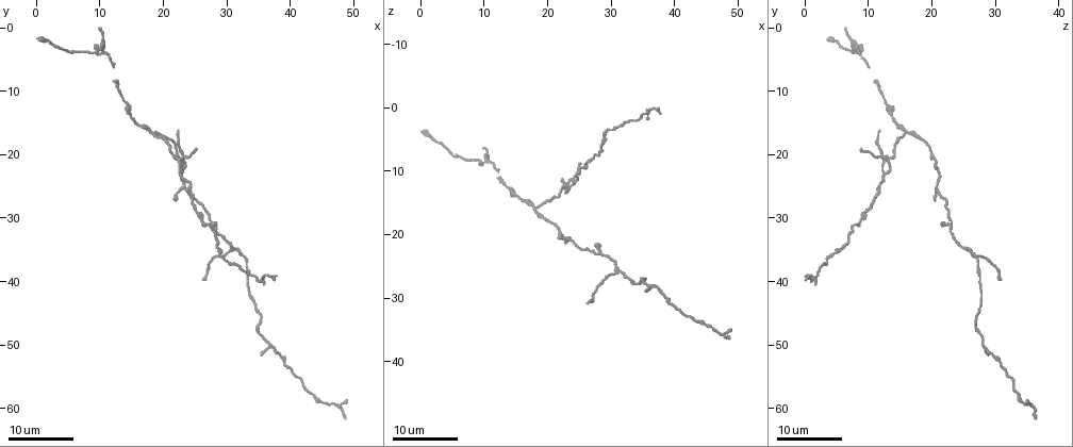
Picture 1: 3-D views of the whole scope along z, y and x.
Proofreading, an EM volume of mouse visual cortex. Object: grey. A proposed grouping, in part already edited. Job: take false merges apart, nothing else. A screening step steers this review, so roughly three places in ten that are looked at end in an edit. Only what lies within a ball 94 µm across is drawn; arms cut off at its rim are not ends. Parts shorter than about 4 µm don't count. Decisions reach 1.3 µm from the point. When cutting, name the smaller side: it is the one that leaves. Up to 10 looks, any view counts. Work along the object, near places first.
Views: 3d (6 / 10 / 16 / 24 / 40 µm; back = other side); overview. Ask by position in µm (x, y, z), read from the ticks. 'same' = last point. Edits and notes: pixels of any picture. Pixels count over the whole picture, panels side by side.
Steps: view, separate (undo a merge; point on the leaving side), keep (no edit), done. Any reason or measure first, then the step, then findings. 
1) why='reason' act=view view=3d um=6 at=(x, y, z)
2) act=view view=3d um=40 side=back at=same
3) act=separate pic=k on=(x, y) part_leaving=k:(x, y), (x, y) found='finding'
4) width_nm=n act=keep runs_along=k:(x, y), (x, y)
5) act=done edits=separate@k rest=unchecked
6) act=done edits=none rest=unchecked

why='two arms in line, one across' act=view view=3d um=16 at=(22.0, 20.0, 20.0)

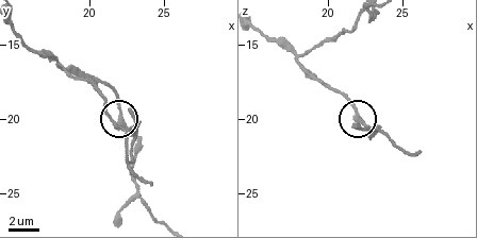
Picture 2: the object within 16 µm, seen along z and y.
act=view view=3d um=6 at=(22.2, 19.8, 19.8)

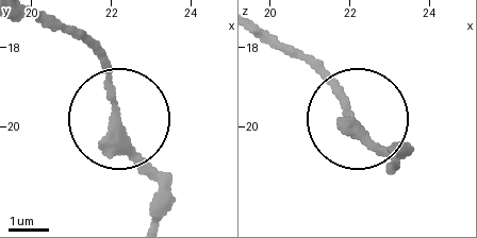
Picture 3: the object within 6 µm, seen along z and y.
arms=3 act=keep found='one neuron here'

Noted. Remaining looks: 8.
why='two arms in line, one across' act=view view=3d um=24 at=(17.5, 16.5, 15.5)

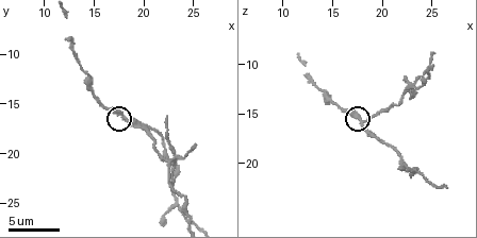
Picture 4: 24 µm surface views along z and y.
act=view view=3d um=10 at=(17.8, 16.2, 15.8)

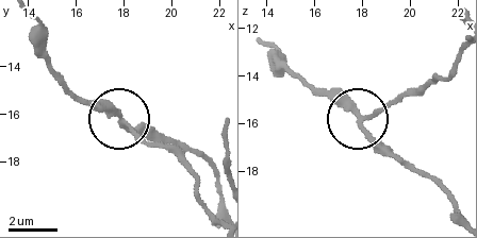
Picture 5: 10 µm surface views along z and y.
act=separate pic=5 on=(148, 146) part_leaving=5:(130, 125), (188, 171), (197, 196), (219, 220) found='two neurons meet here'

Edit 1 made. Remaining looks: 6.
act=view view=overview

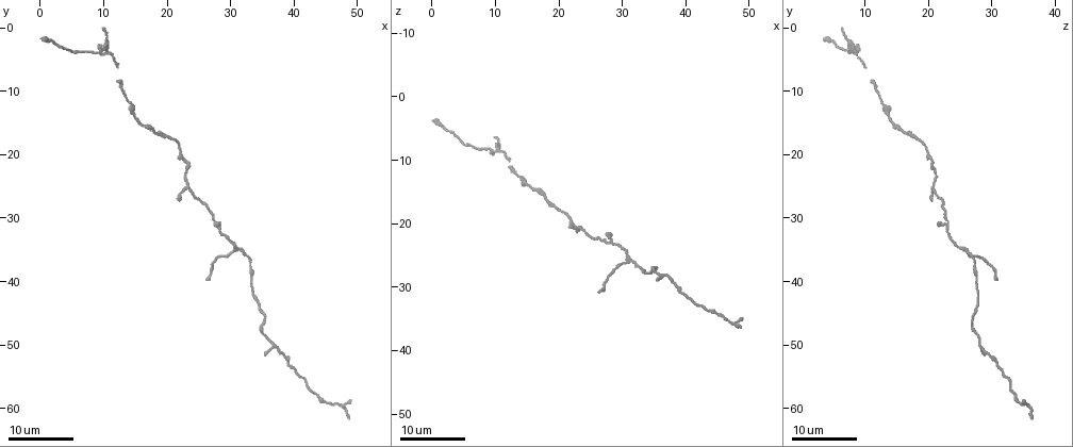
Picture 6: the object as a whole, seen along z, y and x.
act=view view=3d um=24 at=(10.5, 4.0, 8.0)

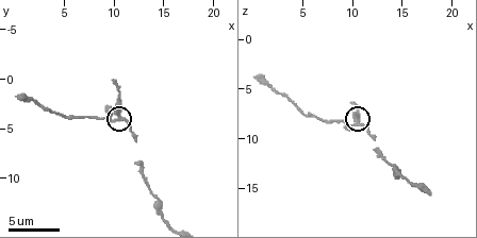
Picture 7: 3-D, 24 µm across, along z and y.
act=view view=3d um=6 at=(10.6, 3.8, 8.4)

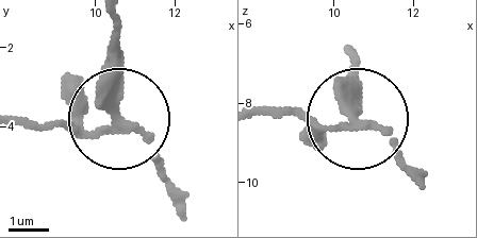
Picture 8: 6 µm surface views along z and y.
arms=3 act=separate pic=8 on=(77, 82) part_leaving=8:(111, 131), (23, 120) found='a second neuron is stuck on'

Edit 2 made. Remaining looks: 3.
why='three-way junction' act=view view=3d um=24 at=(37.0, 50.0, 28.0)

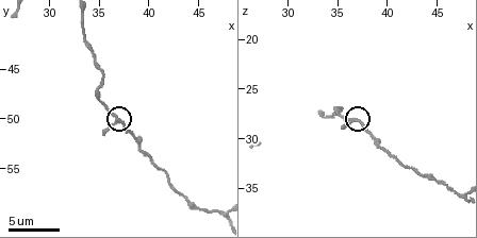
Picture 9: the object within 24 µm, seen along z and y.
why='closer look' act=view view=3d um=10 at=(37.0, 50.2, 28.2)

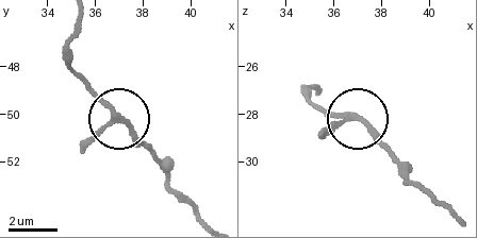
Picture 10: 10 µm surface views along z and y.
why='from behind' act=view view=3d um=10 side=back at=(36.8, 50.1, 28.1)

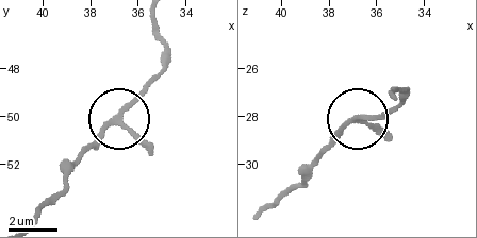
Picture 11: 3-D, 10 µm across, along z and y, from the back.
arms=3 act=keep runs_along=11:(153, 17), (164, 66), (83, 155) found='one neuron here'

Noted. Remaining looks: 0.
act=done edits=separate@5,separate@8 rest=unchecked

